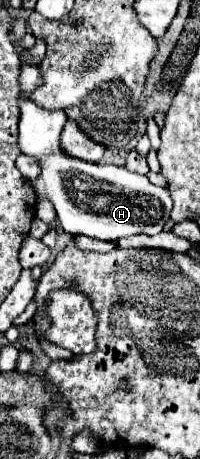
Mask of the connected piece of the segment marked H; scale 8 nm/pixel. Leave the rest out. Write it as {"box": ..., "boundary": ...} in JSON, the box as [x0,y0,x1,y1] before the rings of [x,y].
{"box":[18,61,172,241],"boundary":[[[22,61],[18,73],[18,145],[24,155],[30,155],[40,163],[40,175],[30,181],[36,197],[48,199],[54,205],[62,229],[70,235],[88,235],[102,241],[116,241],[136,233],[160,233],[164,223],[170,219],[170,211],[156,203],[172,203],[168,189],[150,183],[146,175],[126,171],[124,167],[68,157],[68,153],[60,149],[60,133],[68,121],[66,113],[60,109],[44,109],[30,99],[32,89],[38,89],[42,81],[44,79],[40,73],[40,65]]]}

